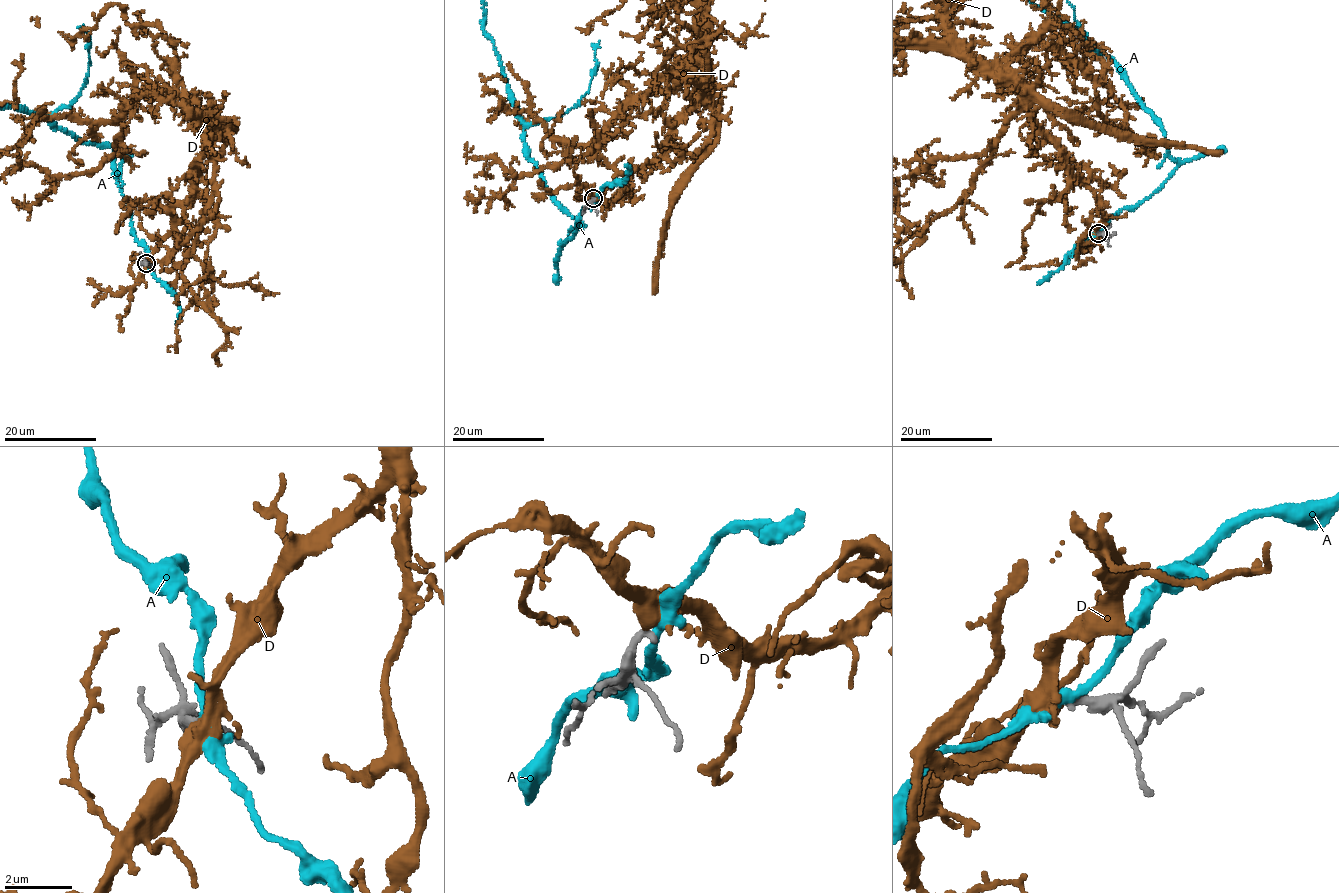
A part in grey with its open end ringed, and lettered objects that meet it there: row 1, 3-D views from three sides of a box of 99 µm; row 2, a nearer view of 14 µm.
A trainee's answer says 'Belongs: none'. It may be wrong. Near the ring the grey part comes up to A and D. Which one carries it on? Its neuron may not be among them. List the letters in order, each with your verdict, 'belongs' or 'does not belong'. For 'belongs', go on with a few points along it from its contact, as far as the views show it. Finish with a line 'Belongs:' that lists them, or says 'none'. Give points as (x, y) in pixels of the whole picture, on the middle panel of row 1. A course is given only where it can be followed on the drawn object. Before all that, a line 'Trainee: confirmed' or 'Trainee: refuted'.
Trainee: refuted
A: does not belong
D: belongs
Belongs: D

